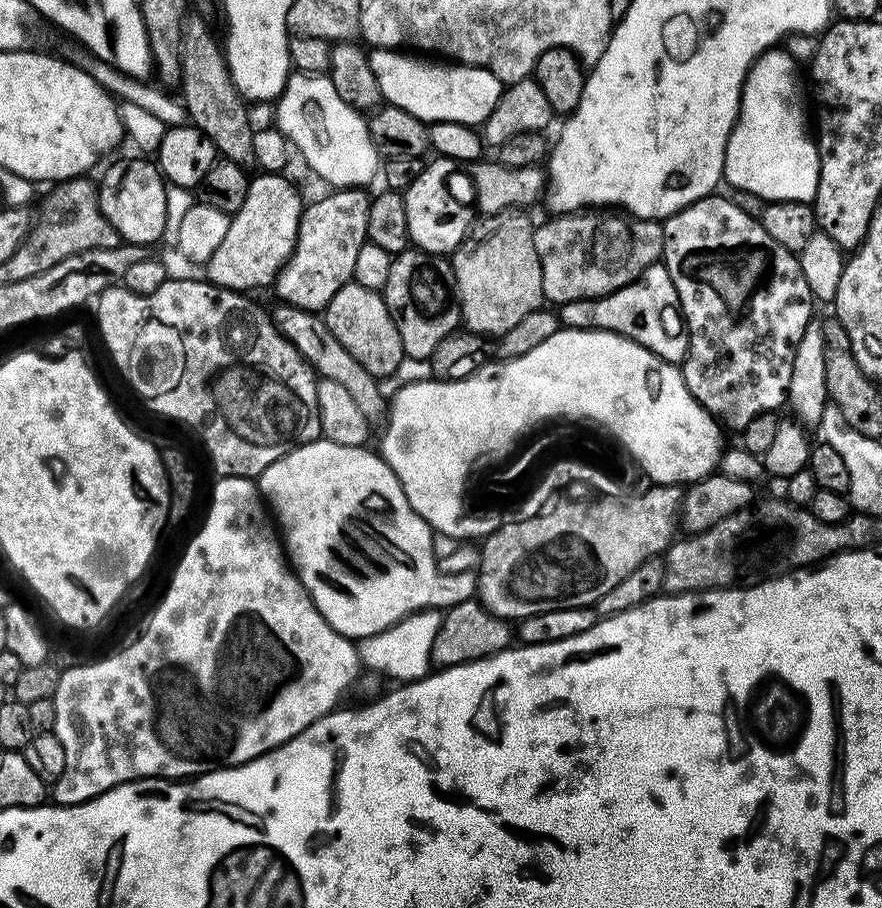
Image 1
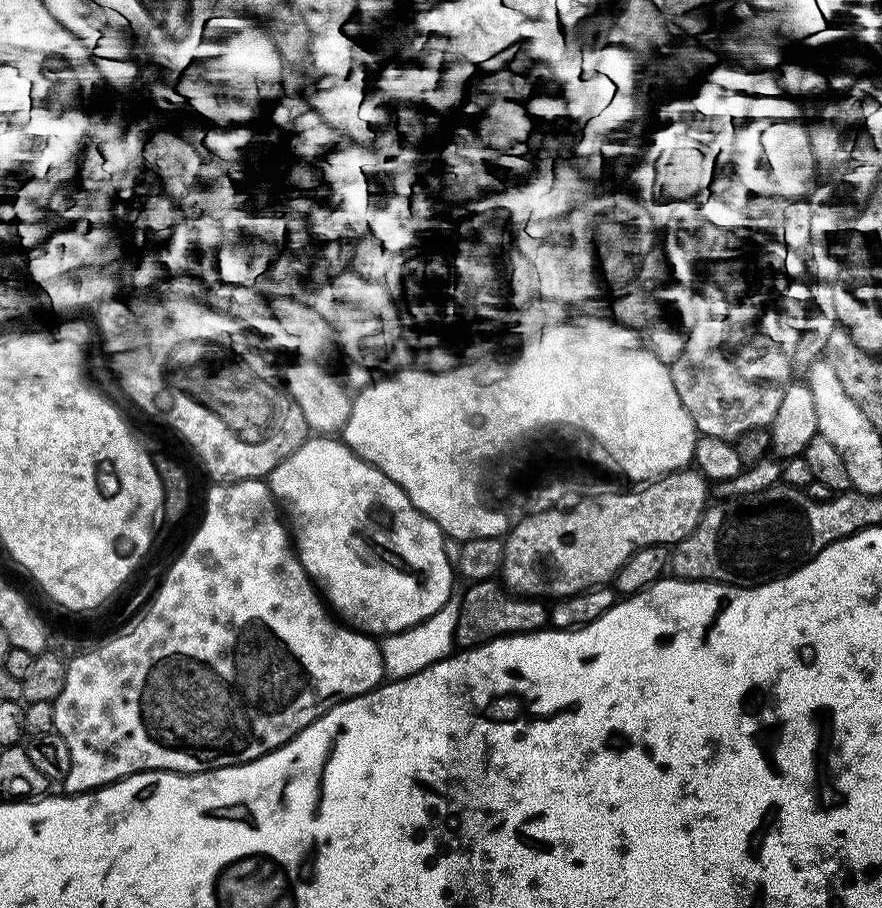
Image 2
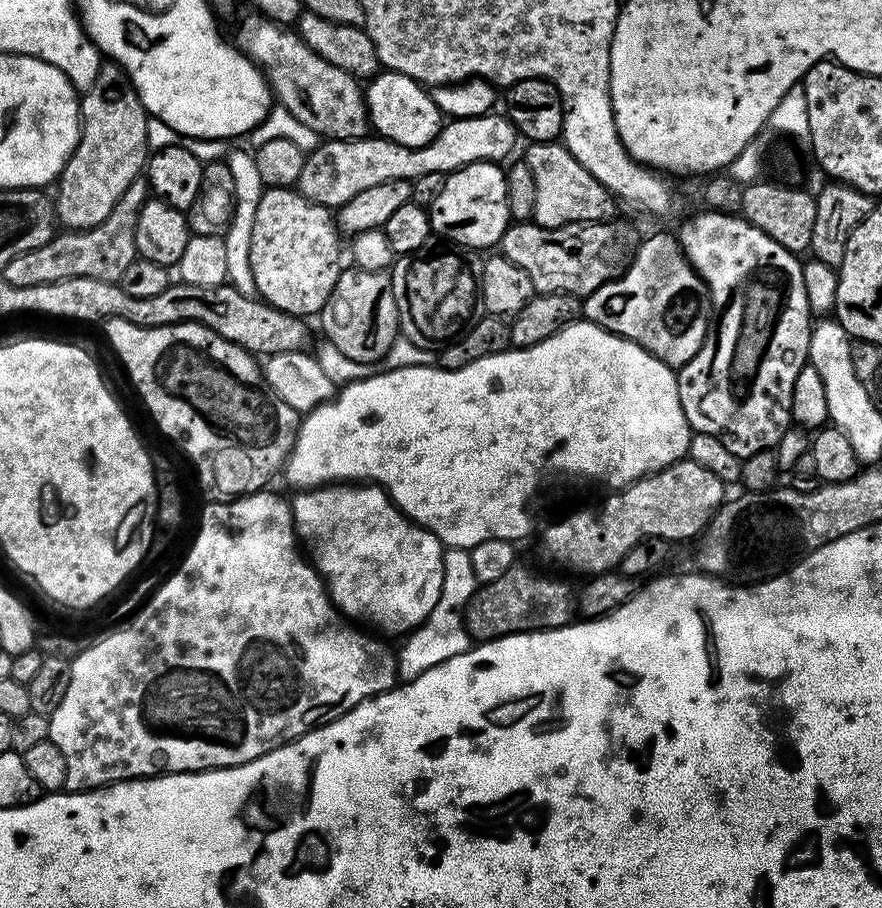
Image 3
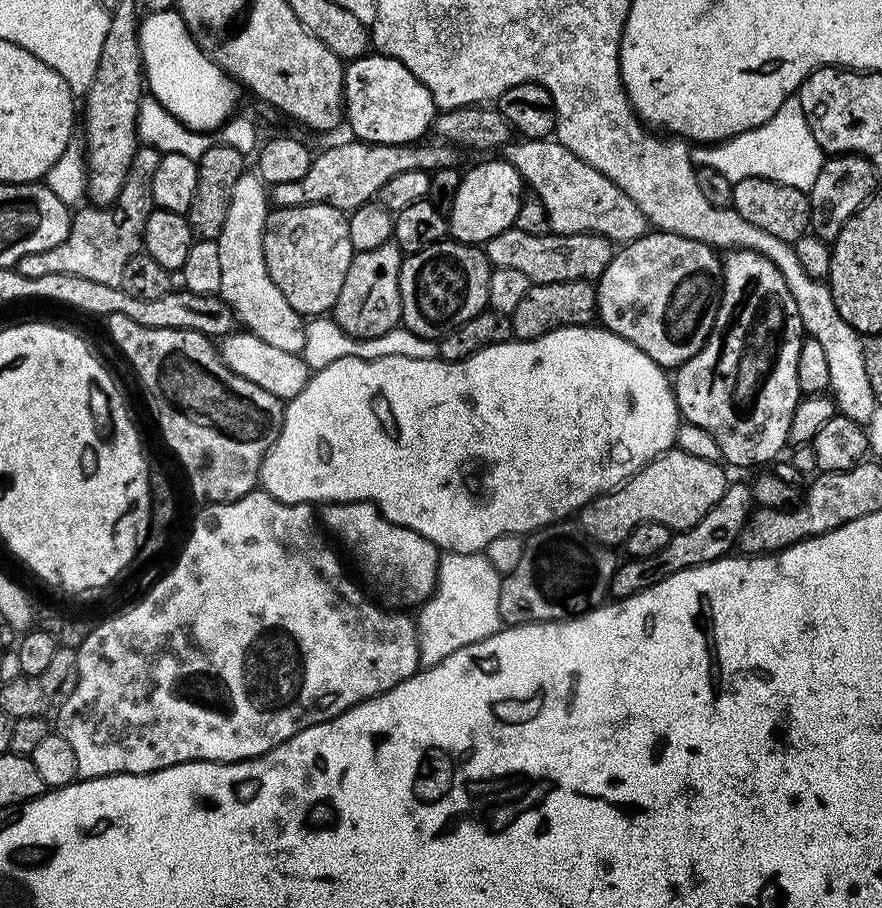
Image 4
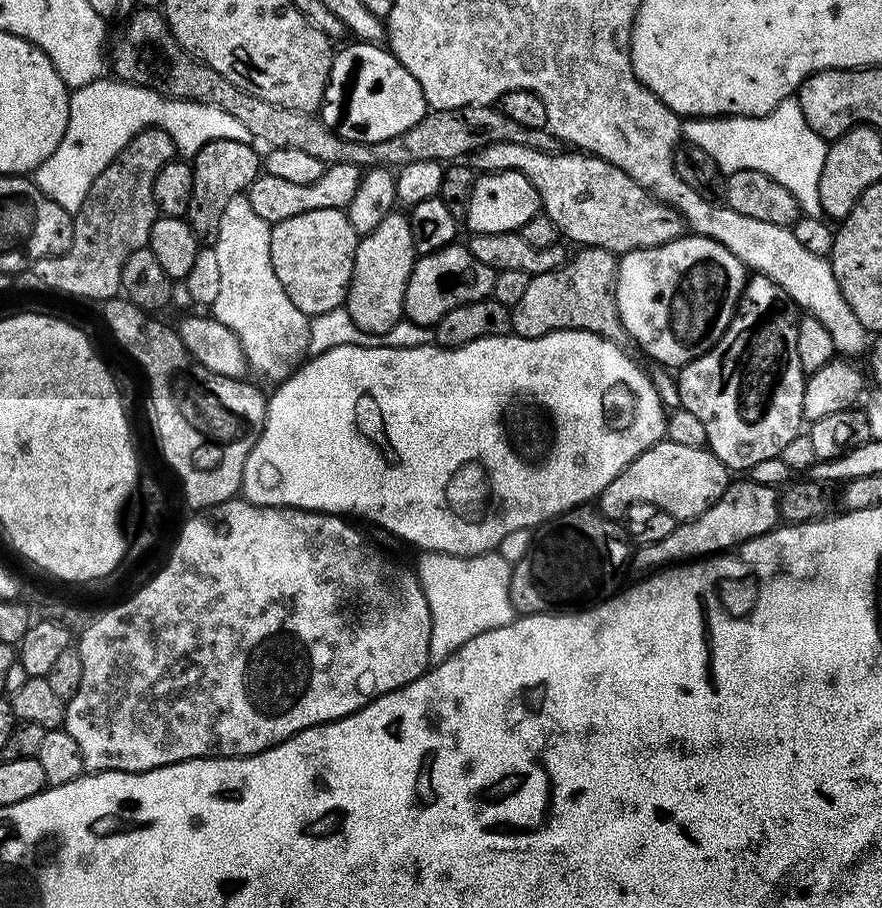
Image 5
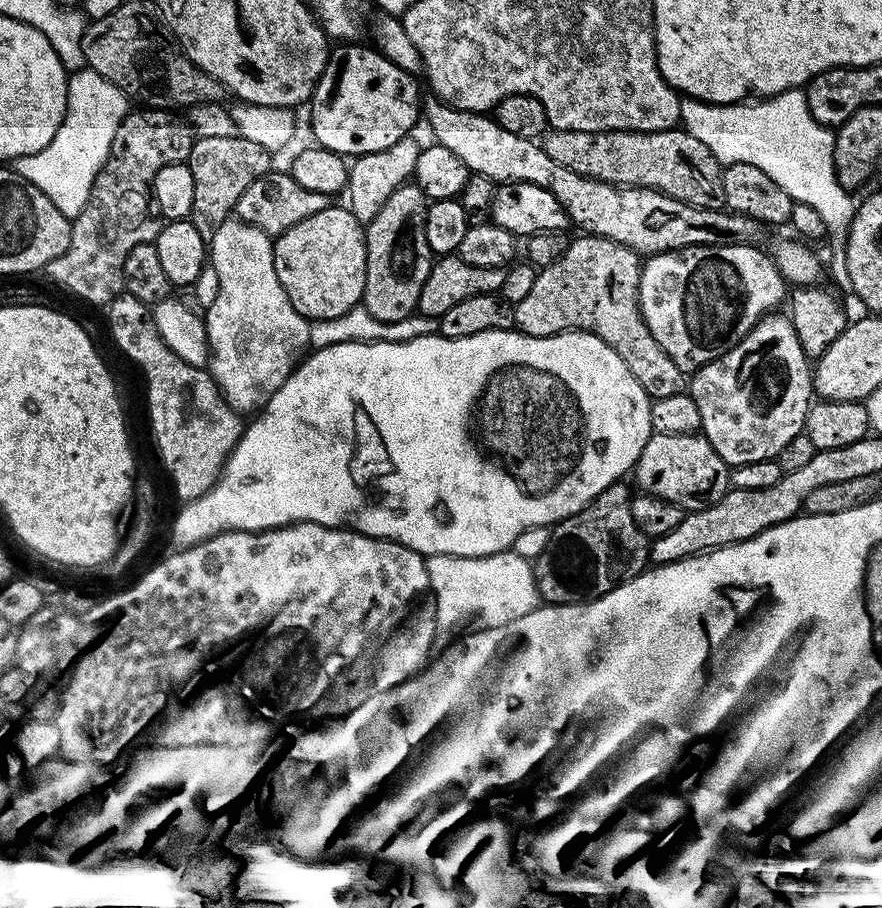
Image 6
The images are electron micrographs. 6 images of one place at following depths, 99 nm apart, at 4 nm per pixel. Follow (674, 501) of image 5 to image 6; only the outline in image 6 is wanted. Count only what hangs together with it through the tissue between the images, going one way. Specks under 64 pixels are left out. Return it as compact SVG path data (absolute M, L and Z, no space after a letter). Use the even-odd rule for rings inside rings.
M653 434L646 442L642 454L638 458L634 469L636 484L641 493L656 496L659 500L670 502L674 506L684 509L685 513L697 512L706 506L714 506L728 493L730 487L730 468L724 459L710 446L710 442L703 438L691 436L659 436Z

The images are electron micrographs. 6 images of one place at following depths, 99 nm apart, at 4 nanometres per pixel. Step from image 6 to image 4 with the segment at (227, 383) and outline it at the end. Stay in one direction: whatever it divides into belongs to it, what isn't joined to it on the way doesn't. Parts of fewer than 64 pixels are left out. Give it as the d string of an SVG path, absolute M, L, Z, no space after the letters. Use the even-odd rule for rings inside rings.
M245 174L238 178L234 194L230 194L230 210L226 213L226 226L222 230L218 246L218 259L222 265L222 286L218 295L232 307L237 321L262 342L270 342L278 350L297 354L304 351L305 317L300 315L274 286L270 270L266 270L264 257L264 223L270 211L270 192L259 175Z

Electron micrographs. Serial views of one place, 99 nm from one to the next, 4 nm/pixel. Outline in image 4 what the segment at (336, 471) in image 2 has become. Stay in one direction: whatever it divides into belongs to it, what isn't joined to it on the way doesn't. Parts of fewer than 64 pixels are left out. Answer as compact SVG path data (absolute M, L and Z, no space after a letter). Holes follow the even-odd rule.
M367 500L329 504L323 509L322 524L348 547L356 564L384 592L392 592L396 600L419 606L436 588L436 575L440 565L441 549L431 544L422 534L406 526L390 523Z

